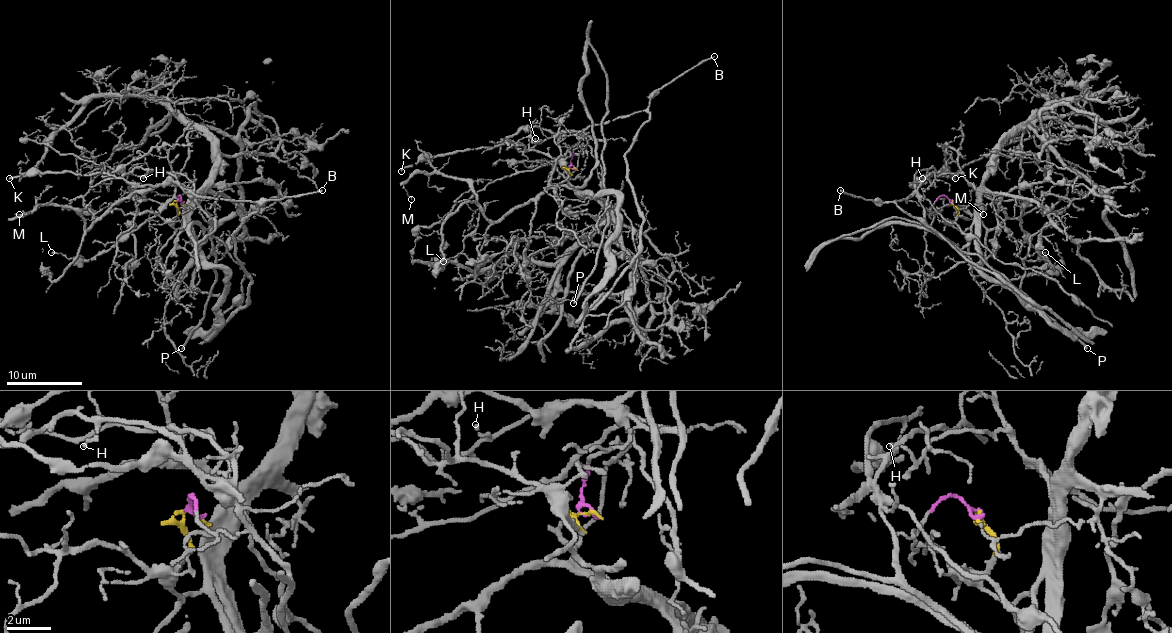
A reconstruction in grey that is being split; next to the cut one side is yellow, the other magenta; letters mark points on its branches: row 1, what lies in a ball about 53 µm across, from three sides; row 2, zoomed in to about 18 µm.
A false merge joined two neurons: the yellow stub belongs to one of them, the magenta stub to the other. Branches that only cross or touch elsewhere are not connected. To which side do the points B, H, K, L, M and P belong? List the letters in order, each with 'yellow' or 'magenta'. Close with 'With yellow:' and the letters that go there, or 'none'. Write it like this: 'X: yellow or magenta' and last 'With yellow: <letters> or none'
B: magenta
H: magenta
K: magenta
L: yellow
M: yellow
P: magenta
With yellow: L, M

